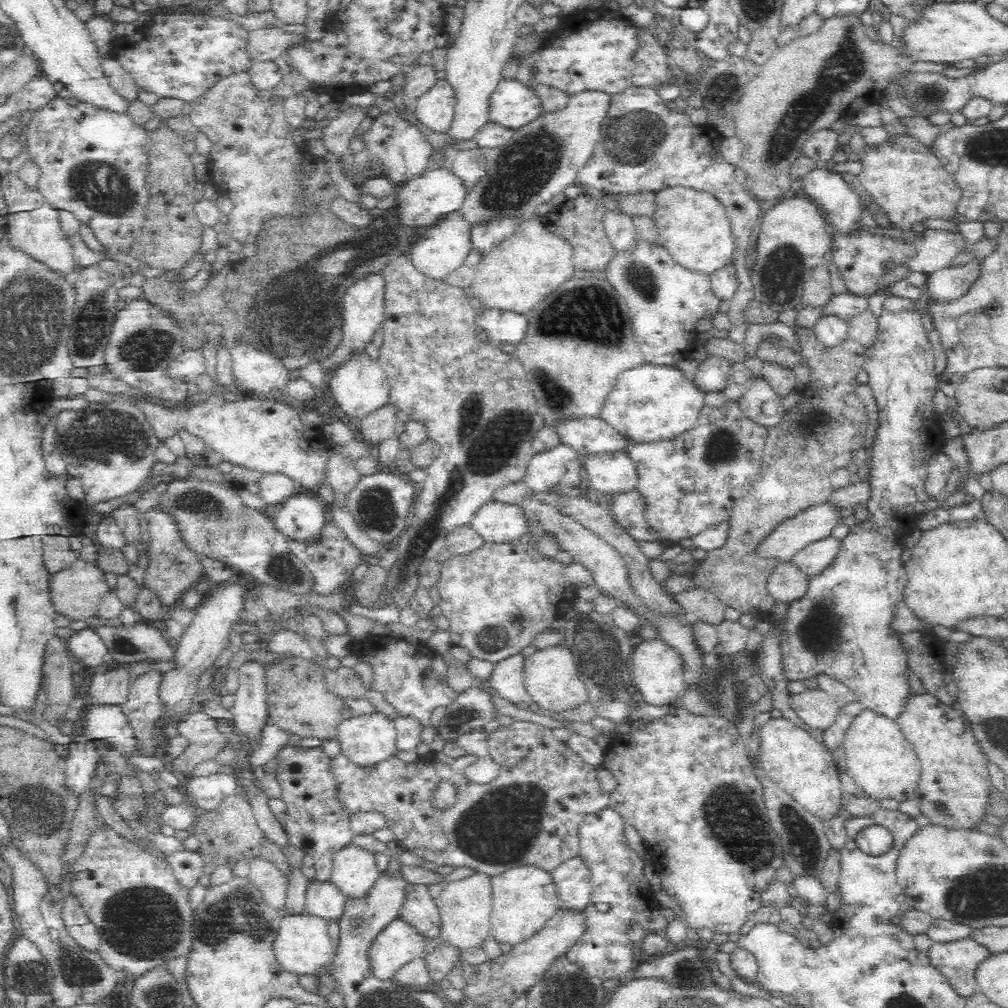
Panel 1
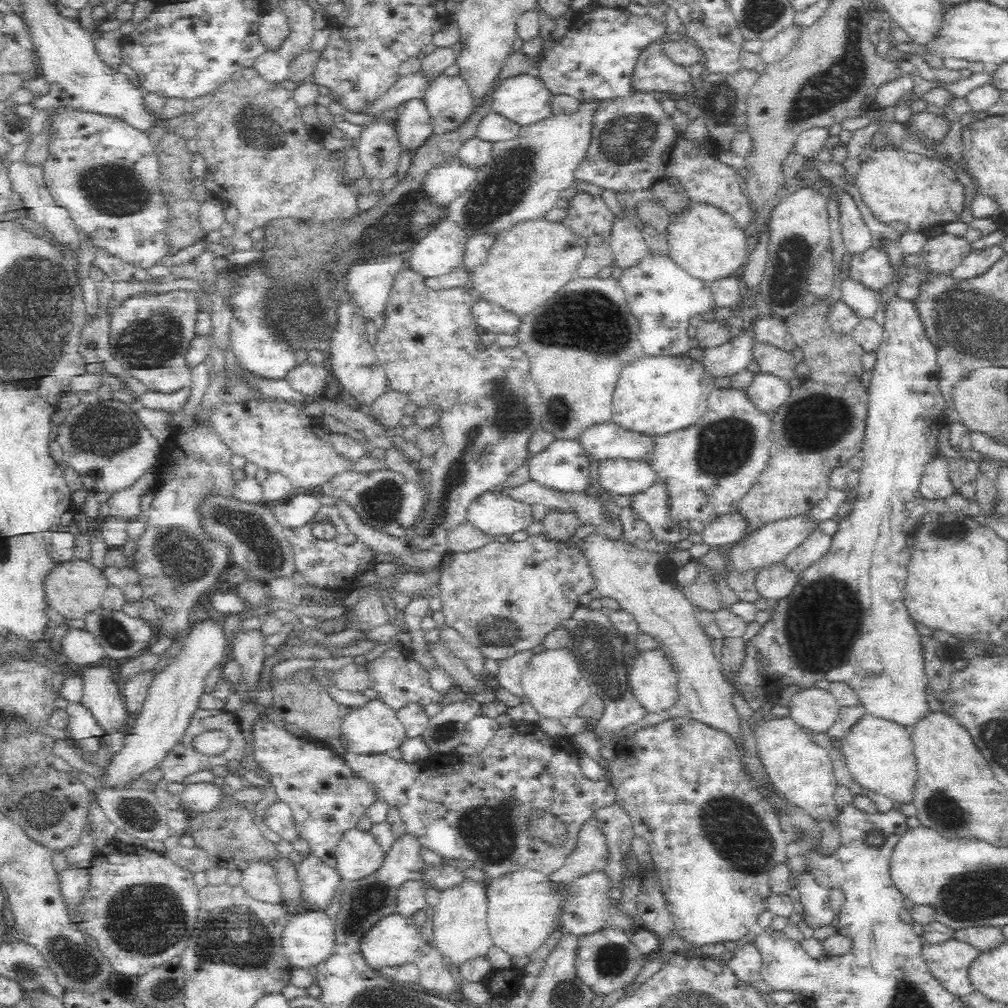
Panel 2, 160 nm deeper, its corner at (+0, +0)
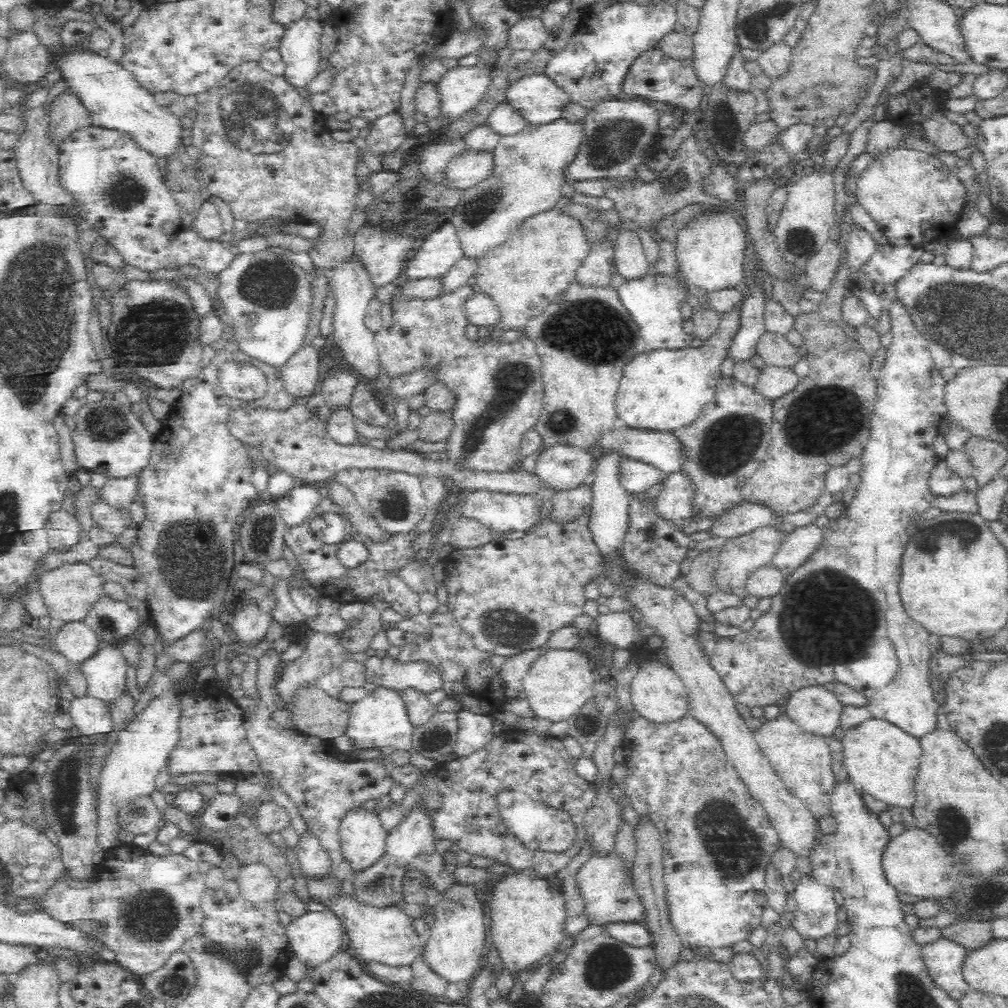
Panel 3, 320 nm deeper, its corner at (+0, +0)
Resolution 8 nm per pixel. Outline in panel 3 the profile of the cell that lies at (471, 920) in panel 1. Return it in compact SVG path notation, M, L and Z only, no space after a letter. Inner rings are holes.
M453 884L442 893L442 900L435 906L435 922L427 933L424 956L428 964L449 982L468 978L483 958L486 946L485 908L478 899L472 884Z

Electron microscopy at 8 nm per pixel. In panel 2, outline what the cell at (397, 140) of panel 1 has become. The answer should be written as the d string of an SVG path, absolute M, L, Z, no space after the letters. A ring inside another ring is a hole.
M408 100L396 106L394 112L397 121L388 121L388 125L396 133L396 139L400 143L400 154L408 152L415 155L415 152L434 134L424 101Z

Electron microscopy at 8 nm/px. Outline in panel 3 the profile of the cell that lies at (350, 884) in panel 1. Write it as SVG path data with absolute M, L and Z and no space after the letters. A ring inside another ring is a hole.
M358 810L344 818L339 830L340 849L353 874L365 871L384 856L388 836L375 814Z

